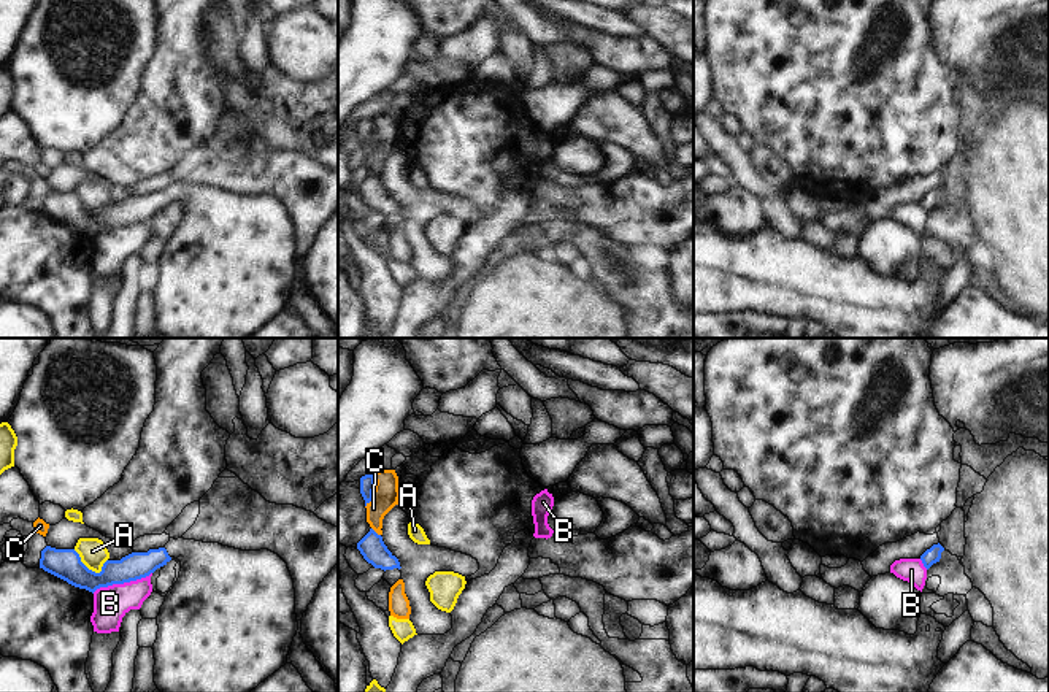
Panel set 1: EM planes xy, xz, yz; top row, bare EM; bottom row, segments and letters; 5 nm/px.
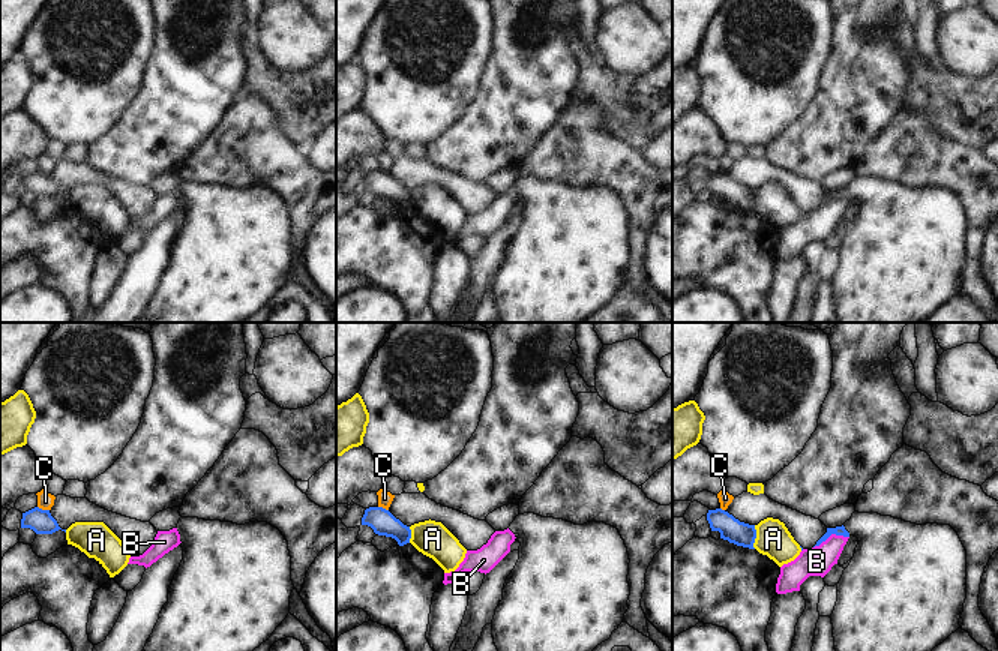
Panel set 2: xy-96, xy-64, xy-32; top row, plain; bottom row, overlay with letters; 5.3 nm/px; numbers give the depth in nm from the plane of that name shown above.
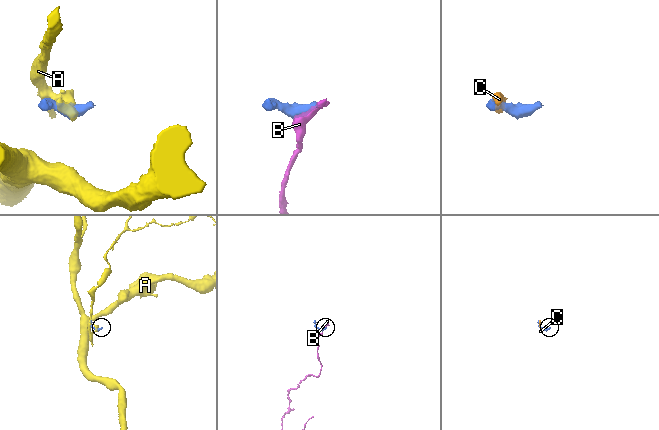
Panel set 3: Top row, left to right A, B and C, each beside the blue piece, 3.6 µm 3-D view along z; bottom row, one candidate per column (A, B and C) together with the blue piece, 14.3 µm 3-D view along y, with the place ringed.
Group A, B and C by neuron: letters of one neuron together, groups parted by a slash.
A / B / C

